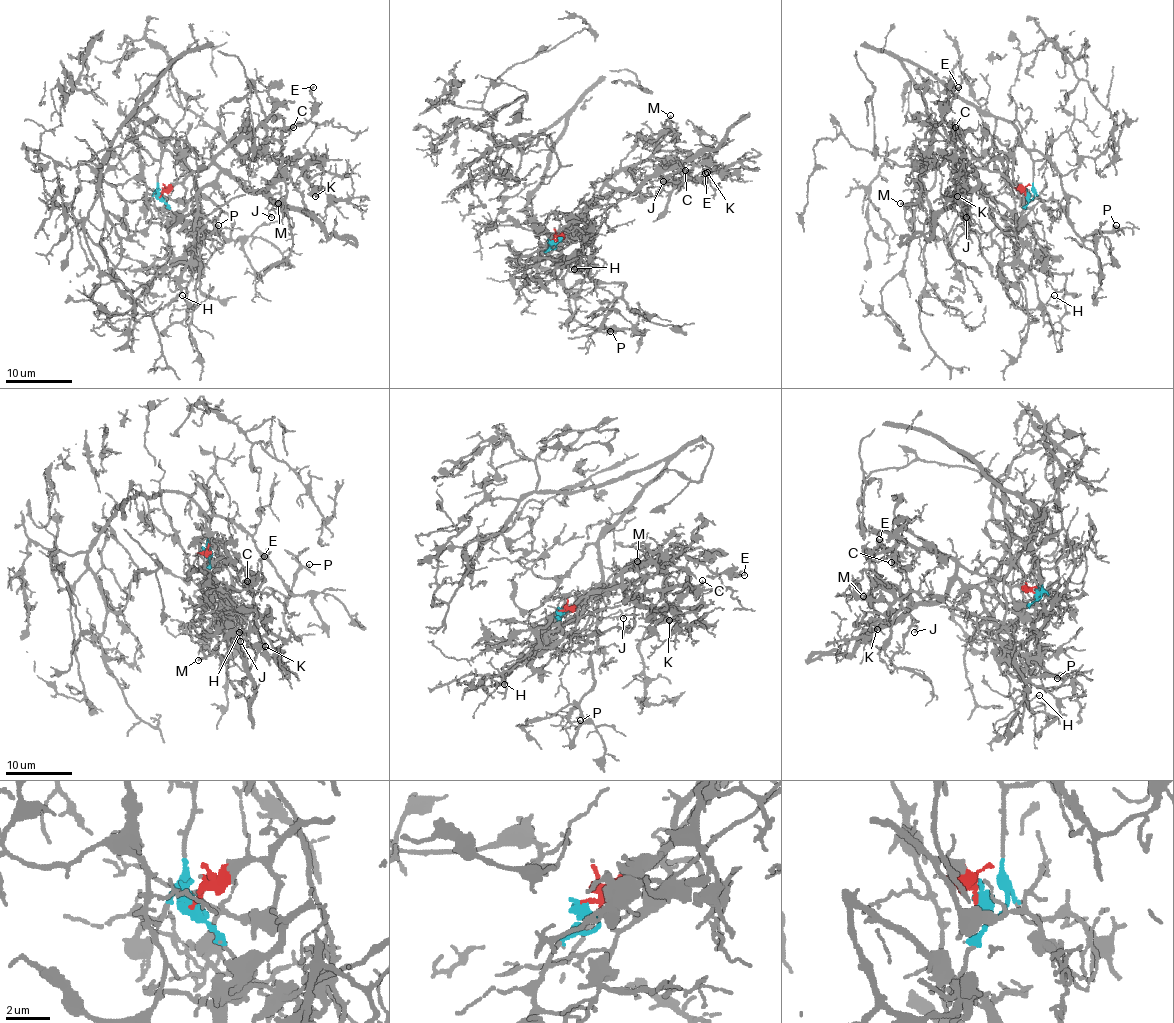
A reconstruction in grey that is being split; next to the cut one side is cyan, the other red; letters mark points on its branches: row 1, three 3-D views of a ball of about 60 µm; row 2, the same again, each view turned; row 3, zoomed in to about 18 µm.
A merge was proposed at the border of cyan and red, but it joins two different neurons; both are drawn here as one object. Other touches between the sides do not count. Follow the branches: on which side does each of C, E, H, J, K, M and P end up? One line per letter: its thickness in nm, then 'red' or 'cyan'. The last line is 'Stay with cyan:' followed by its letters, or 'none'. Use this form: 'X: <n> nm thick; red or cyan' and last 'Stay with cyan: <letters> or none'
C: 100 nm thick; red
E: 140 nm thick; red
H: 70 nm thick; red
J: 120 nm thick; red
K: 150 nm thick; red
M: 200 nm thick; red
P: 120 nm thick; cyan
Stay with cyan: P

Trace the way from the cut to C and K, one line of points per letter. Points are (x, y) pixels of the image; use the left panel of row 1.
C: (161, 196), (214, 165), (262, 190), (282, 165), (300, 156), (293, 165), (283, 156), (282, 140), (293, 126)
K: (161, 196), (214, 165), (262, 190), (282, 165), (300, 156), (298, 166), (316, 188), (315, 196)

